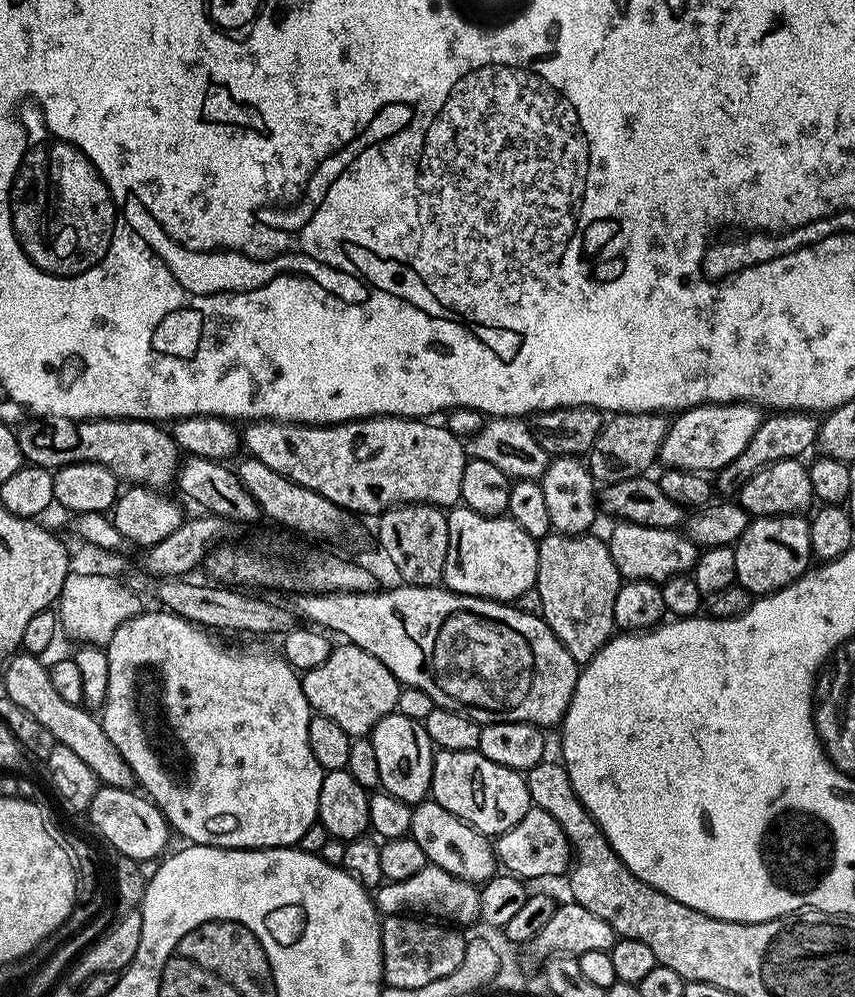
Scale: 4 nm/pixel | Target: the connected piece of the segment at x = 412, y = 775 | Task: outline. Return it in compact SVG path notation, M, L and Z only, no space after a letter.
M394 711L382 718L378 726L374 726L370 739L374 746L374 755L378 757L380 788L413 806L429 799L434 770L434 745L430 734L426 734L423 723Z

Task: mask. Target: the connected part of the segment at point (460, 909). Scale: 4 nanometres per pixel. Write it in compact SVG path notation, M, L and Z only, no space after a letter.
M432 865L424 867L411 878L383 883L382 887L374 892L373 903L377 911L384 916L399 915L410 911L458 926L476 922L480 917L479 889L464 879L454 878L452 874L442 870L441 867Z

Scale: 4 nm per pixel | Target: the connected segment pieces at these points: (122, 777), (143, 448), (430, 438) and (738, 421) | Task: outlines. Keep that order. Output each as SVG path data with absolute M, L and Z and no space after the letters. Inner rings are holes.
M27 654L11 657L3 669L3 672L5 671L3 695L9 696L14 702L18 702L18 706L22 706L22 710L38 718L38 722L42 722L42 726L46 726L46 730L54 734L56 743L74 750L74 754L78 754L78 758L82 758L82 762L90 766L90 770L101 785L109 788L132 788L134 777L130 766L126 766L126 758L118 754L114 742L106 738L103 723L97 717L95 720L92 717L95 715L87 707L66 702L66 698L58 694L54 682L50 682L49 665L43 664L44 662L41 657Z
M45 416L21 423L18 439L20 452L28 464L55 470L78 462L94 462L108 467L121 481L132 486L167 489L167 484L177 479L181 468L182 453L171 431L151 420L71 420L61 416Z
M369 416L367 420L348 420L345 424L294 424L283 420L253 420L245 427L248 429L243 429L242 444L246 449L247 455L253 456L258 462L266 462L266 466L270 466L270 470L278 470L278 474L282 478L290 478L290 482L298 482L298 486L306 486L306 490L314 490L314 494L322 494L322 498L330 498L330 502L334 502L339 508L344 509L346 512L351 512L353 514L359 514L359 512L373 512L373 514L379 514L398 504L432 504L436 508L448 510L461 503L460 491L462 490L462 470L466 463L466 448L462 443L461 437L455 436L443 423L432 423L436 422L429 422L424 418L409 418L406 416Z
M737 402L735 404L699 404L697 408L686 408L671 421L666 438L660 447L659 463L665 469L681 469L688 472L701 474L716 474L725 468L746 446L750 446L750 440L758 430L762 414L761 409L752 402Z

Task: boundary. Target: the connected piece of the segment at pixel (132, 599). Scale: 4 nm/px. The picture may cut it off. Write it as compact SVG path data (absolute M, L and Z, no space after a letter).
M69 571L66 582L60 591L58 601L58 624L72 640L80 640L81 645L94 644L106 646L114 638L118 626L130 618L140 615L141 597L128 588L123 579L115 580L112 576L103 576L100 572Z

